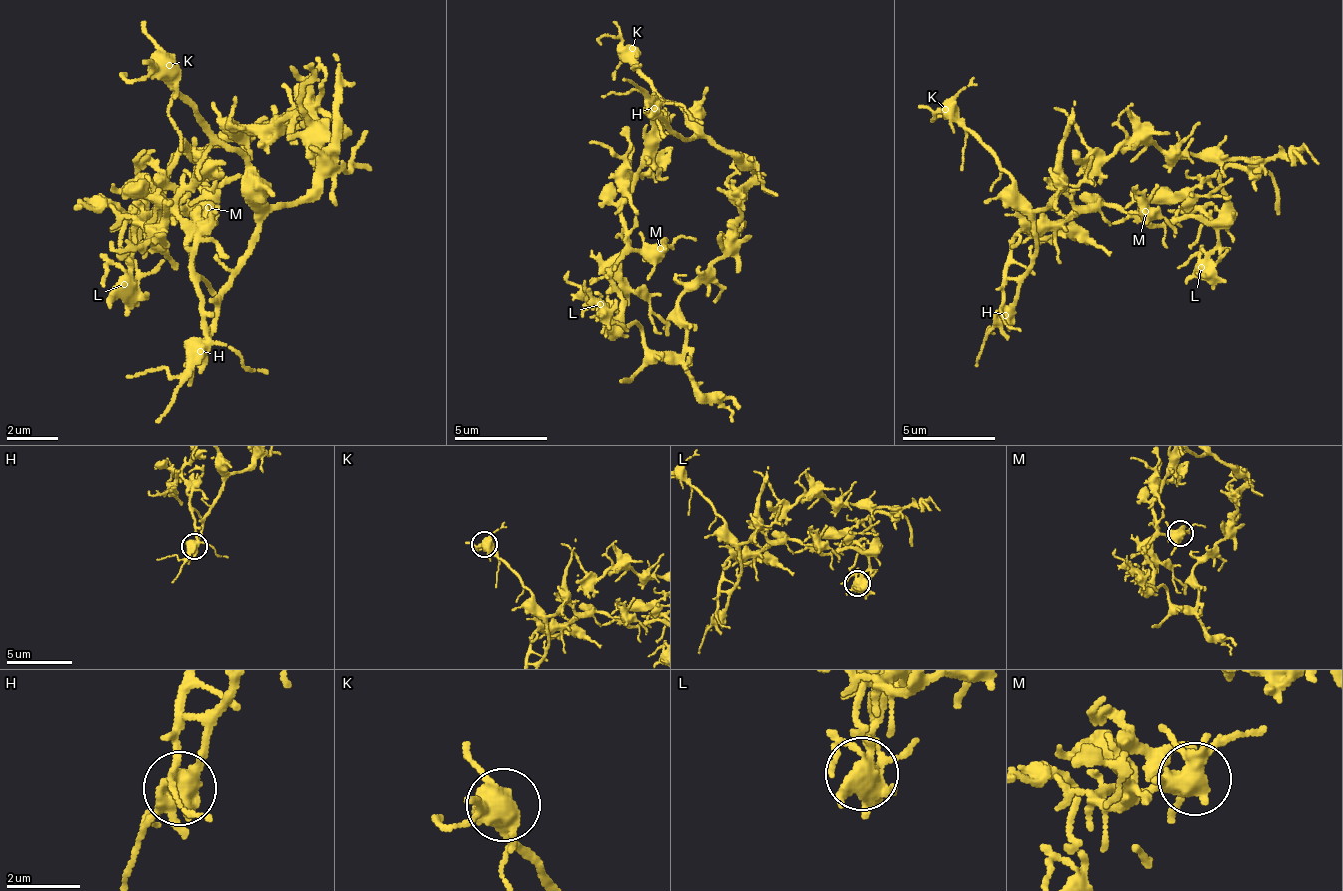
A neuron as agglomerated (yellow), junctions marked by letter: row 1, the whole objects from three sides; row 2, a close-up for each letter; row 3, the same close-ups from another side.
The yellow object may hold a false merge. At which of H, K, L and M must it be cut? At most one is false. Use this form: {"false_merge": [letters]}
{"false_merge": ["H"]}

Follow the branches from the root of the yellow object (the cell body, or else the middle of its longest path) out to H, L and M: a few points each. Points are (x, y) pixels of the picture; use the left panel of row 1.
H: (150, 201), (150, 220), (150, 213), (143, 220), (150, 226), (156, 201), (189, 233), (202, 291), (202, 349)
L: (150, 201), (150, 226), (131, 259), (131, 278), (124, 284)
M: (150, 201), (150, 220), (150, 213), (143, 220), (150, 226), (156, 226), (176, 213), (202, 213), (208, 207)

